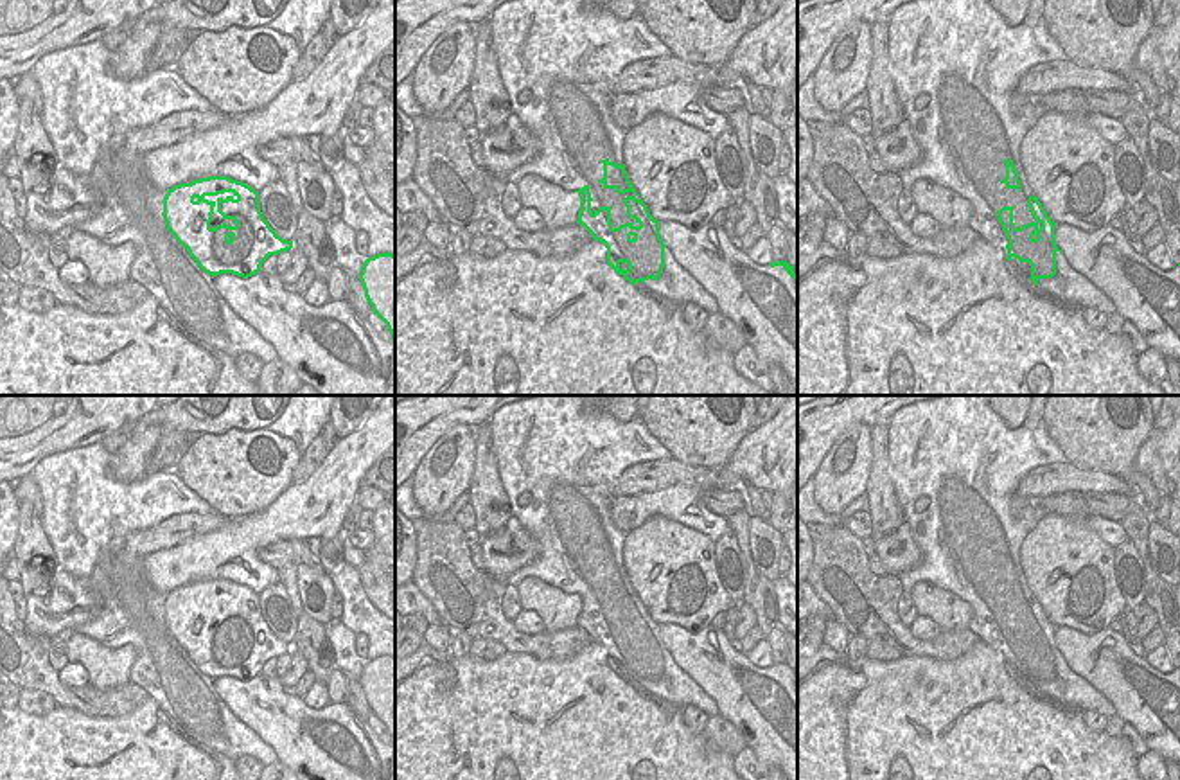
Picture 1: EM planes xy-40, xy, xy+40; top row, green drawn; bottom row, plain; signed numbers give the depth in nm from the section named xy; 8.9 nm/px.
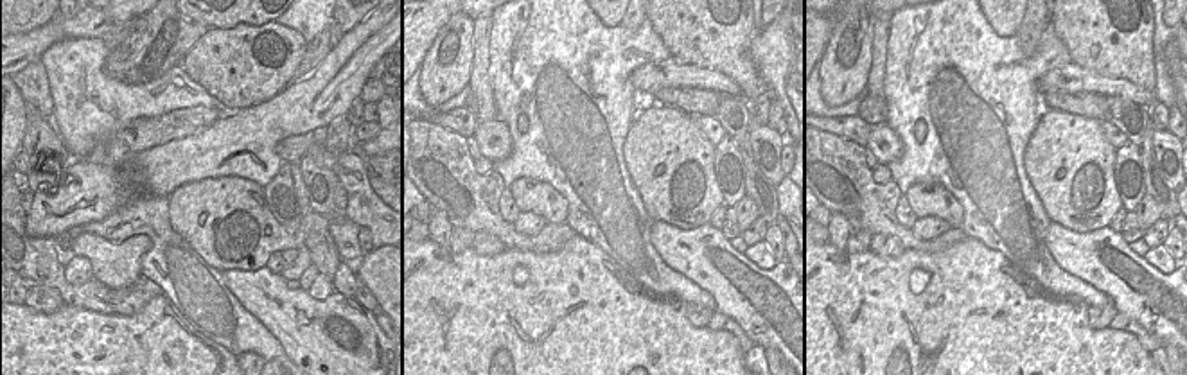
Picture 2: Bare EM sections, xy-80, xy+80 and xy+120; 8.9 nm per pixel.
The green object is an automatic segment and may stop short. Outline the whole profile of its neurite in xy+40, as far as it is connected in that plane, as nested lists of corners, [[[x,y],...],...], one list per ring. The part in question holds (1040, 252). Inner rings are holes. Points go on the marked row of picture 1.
[[[1060,111],[1044,113],[1024,135],[1018,149],[1020,165],[1027,185],[1035,192],[1027,199],[1033,223],[1020,228],[1013,223],[1013,207],[997,210],[999,223],[1008,237],[1008,257],[1031,264],[1031,282],[1056,275],[1056,253],[1061,250],[1054,241],[1056,225],[1070,225],[1085,232],[1096,232],[1124,208],[1124,196],[1114,171],[1114,144],[1105,140],[1085,115],[1067,115]]]

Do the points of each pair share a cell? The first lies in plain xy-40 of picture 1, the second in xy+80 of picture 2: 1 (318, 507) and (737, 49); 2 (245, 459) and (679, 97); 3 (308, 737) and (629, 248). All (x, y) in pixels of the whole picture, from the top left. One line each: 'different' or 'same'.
1: different
2: different
3: different

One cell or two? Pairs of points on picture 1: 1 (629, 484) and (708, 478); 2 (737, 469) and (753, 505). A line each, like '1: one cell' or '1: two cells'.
1: one cell
2: two cells

